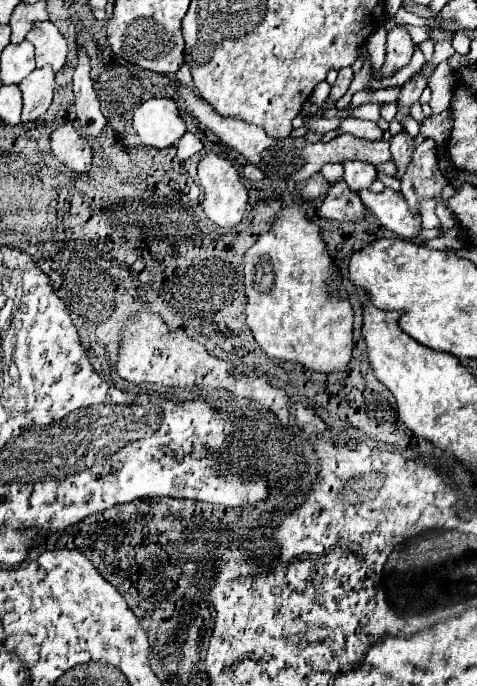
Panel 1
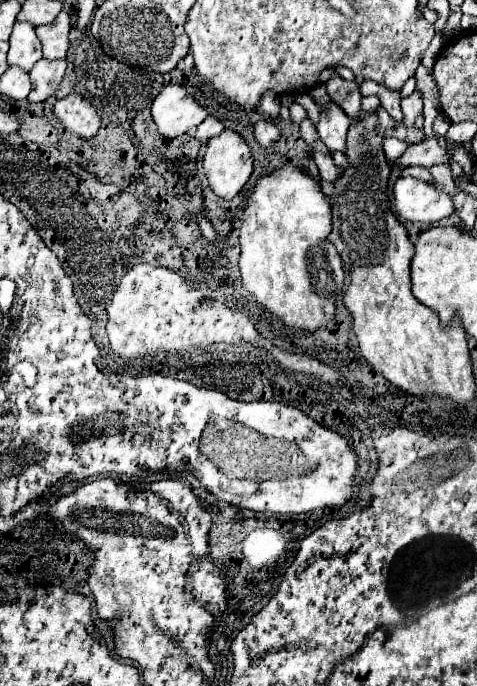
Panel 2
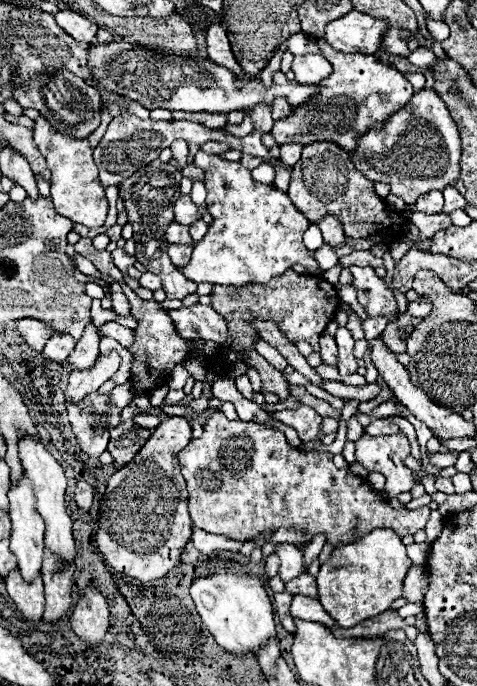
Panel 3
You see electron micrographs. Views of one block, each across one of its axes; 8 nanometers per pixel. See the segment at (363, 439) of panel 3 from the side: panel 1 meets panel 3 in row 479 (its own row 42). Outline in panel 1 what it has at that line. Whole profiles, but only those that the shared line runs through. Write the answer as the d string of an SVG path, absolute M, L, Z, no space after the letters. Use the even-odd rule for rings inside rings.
M402 26L390 30L388 40L386 40L386 60L380 70L372 68L372 76L376 80L390 78L394 72L398 72L410 64L412 54L414 54L414 42L412 42L410 34Z

